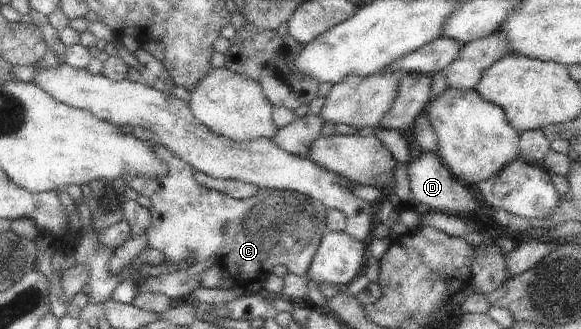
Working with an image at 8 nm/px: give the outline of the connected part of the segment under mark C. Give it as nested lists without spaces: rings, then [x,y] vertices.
[[[163,145],[154,146],[158,152],[158,155],[164,160],[166,164],[166,170],[164,171],[164,176],[159,178],[154,178],[152,181],[145,180],[139,177],[130,177],[128,182],[122,187],[129,186],[134,188],[139,194],[144,194],[151,200],[150,210],[150,225],[146,228],[146,239],[149,249],[157,249],[164,254],[167,263],[174,264],[175,262],[187,262],[191,260],[192,263],[206,260],[207,258],[215,258],[223,267],[224,272],[236,280],[236,284],[250,289],[251,284],[259,283],[265,281],[267,276],[272,272],[275,266],[287,266],[289,273],[295,273],[300,276],[305,276],[309,270],[309,265],[312,264],[313,258],[316,256],[316,250],[320,245],[320,240],[323,238],[326,231],[326,211],[324,203],[319,199],[310,197],[309,195],[304,195],[303,193],[298,193],[297,191],[282,191],[282,190],[271,190],[268,188],[261,188],[257,190],[255,196],[249,196],[249,198],[231,198],[227,195],[222,195],[221,192],[210,189],[205,185],[199,184],[194,177],[195,168],[191,166],[188,162],[185,162],[180,155],[172,153],[169,149],[166,149]]]

